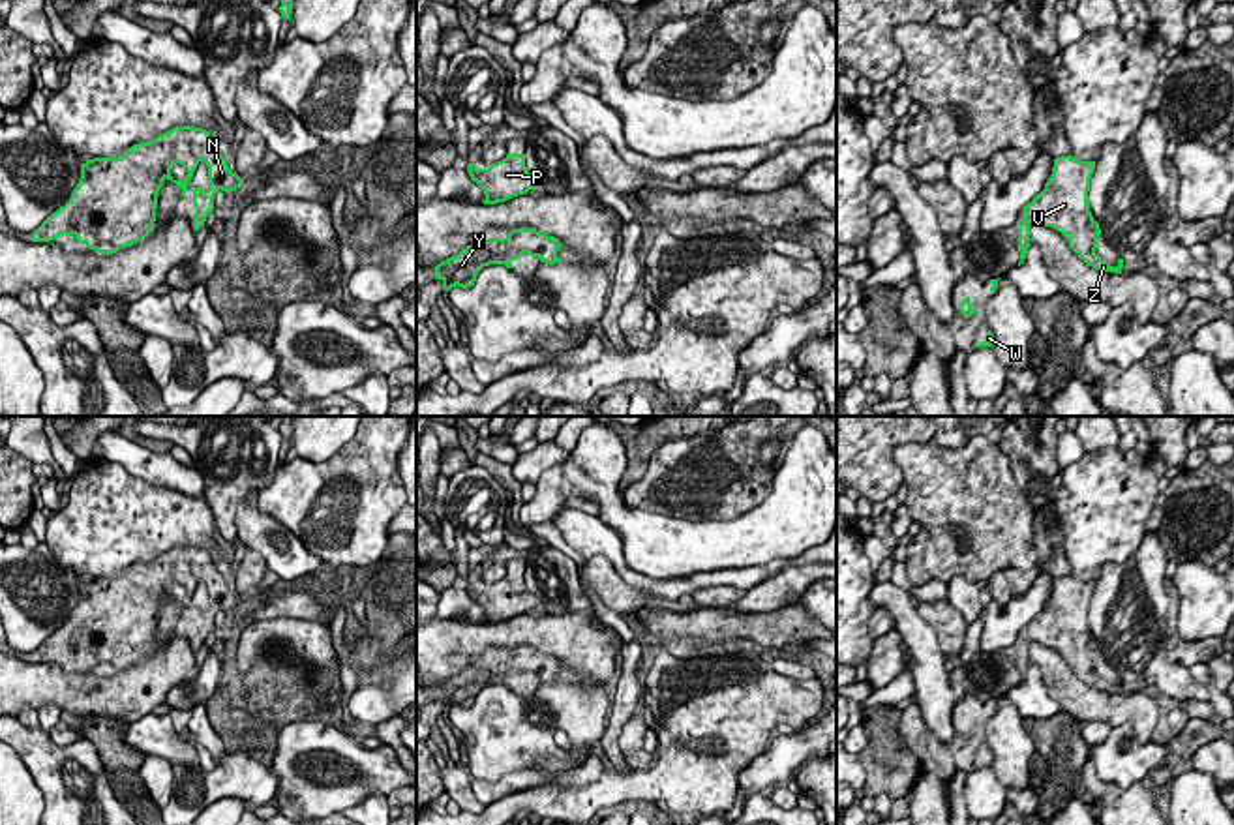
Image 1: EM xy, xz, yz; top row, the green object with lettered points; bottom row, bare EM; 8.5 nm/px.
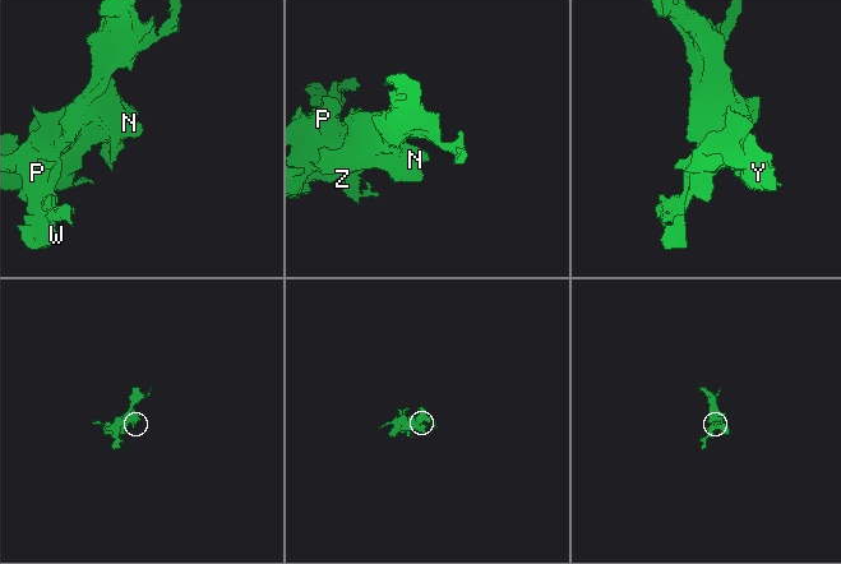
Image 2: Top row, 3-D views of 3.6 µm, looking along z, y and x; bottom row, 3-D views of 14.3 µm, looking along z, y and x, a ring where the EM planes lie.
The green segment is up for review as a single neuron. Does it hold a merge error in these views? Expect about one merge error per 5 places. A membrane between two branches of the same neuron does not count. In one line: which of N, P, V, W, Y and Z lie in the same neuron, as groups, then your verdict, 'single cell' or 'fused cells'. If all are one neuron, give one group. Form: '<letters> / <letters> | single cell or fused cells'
N P V W Y Z | single cell

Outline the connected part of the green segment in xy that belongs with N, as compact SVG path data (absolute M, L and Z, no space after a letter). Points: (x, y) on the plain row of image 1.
M180 546L133 564L120 578L94 578L83 583L69 621L32 652L32 662L73 654L79 664L99 673L133 666L154 651L163 600L174 602L182 617L201 581L208 587L208 609L191 608L193 651L199 651L214 632L216 613L234 611L244 600L229 589L210 551Z

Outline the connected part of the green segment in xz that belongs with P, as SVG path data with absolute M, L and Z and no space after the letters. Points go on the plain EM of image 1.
M506 574L504 579L488 589L476 589L474 583L469 583L467 592L484 609L484 624L504 622L525 615L529 609L542 608L542 600L525 587L525 574Z

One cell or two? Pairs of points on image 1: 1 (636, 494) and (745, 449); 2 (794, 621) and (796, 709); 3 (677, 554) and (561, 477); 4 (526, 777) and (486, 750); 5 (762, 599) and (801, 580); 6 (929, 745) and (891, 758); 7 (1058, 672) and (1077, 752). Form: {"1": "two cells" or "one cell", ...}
{"1": "one cell", "2": "two cells", "3": "one cell", "4": "two cells", "5": "one cell", "6": "two cells", "7": "two cells"}

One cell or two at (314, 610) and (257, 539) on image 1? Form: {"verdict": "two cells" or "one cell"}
{"verdict": "two cells"}

